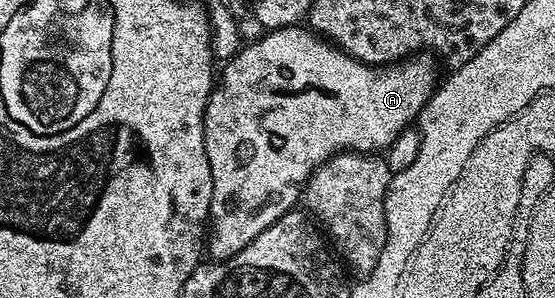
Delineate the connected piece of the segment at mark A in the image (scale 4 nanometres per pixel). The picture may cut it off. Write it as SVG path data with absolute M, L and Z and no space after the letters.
M306 25L286 26L280 30L268 30L255 41L248 41L233 58L226 59L223 70L223 79L218 79L217 85L212 89L209 100L203 108L203 153L209 160L211 169L211 213L209 215L209 237L205 242L206 253L214 261L225 262L228 258L237 256L252 242L265 228L269 228L281 216L290 210L296 209L304 187L310 176L319 166L325 164L330 158L344 151L354 151L357 154L378 155L381 150L387 150L403 134L407 125L414 123L425 104L431 99L437 89L435 82L435 66L437 62L431 56L412 56L401 62L392 62L385 66L367 66L358 62L354 56L347 54L338 46L320 38L314 30Z

